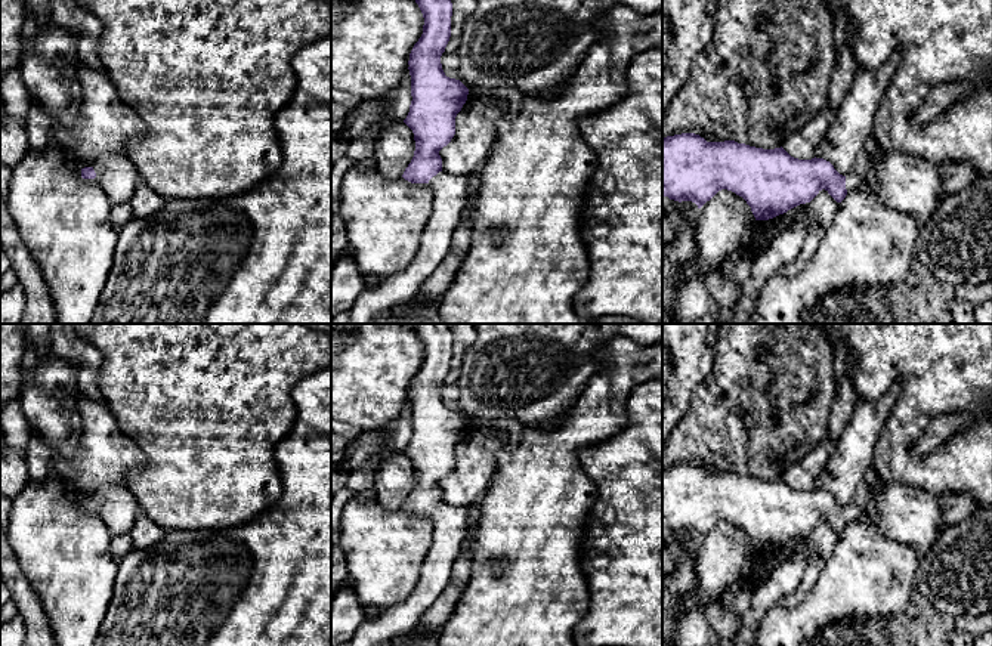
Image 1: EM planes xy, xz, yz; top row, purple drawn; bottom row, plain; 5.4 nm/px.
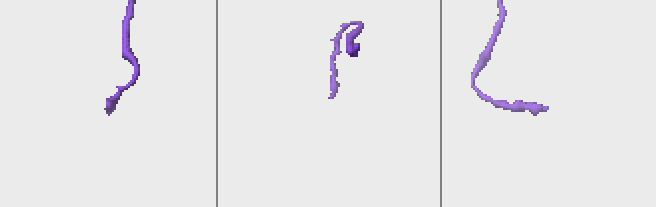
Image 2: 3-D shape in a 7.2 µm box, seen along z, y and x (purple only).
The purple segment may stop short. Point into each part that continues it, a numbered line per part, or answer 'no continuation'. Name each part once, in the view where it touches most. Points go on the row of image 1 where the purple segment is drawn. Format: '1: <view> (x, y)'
1: yz (906, 182)

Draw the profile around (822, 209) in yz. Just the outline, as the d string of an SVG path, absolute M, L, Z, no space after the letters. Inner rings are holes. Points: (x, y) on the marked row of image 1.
M822 189L810 203L800 204L773 219L757 220L754 226L760 229L760 242L750 253L757 257L758 254L769 251L773 239L787 231L800 213L806 213L810 217L810 223L803 239L801 253L782 271L784 276L795 276L818 253L838 208L840 203L837 203L828 191Z

